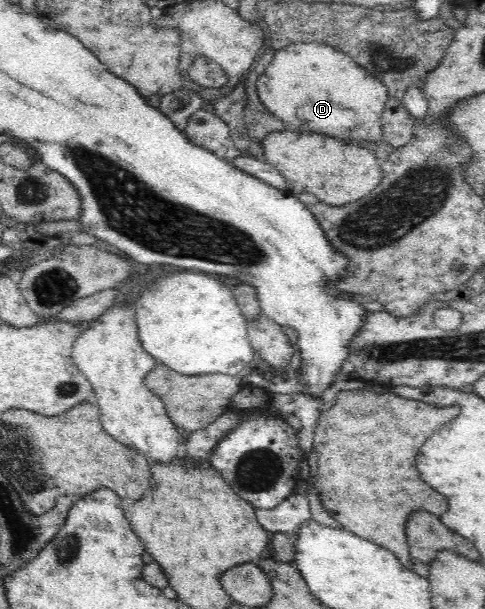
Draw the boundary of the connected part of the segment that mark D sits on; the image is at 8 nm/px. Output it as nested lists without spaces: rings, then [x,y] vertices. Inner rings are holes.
[[[299,42],[274,51],[275,59],[259,74],[256,90],[263,105],[283,121],[286,130],[384,143],[381,125],[347,125],[379,123],[388,100],[388,89],[381,81],[331,45]]]

